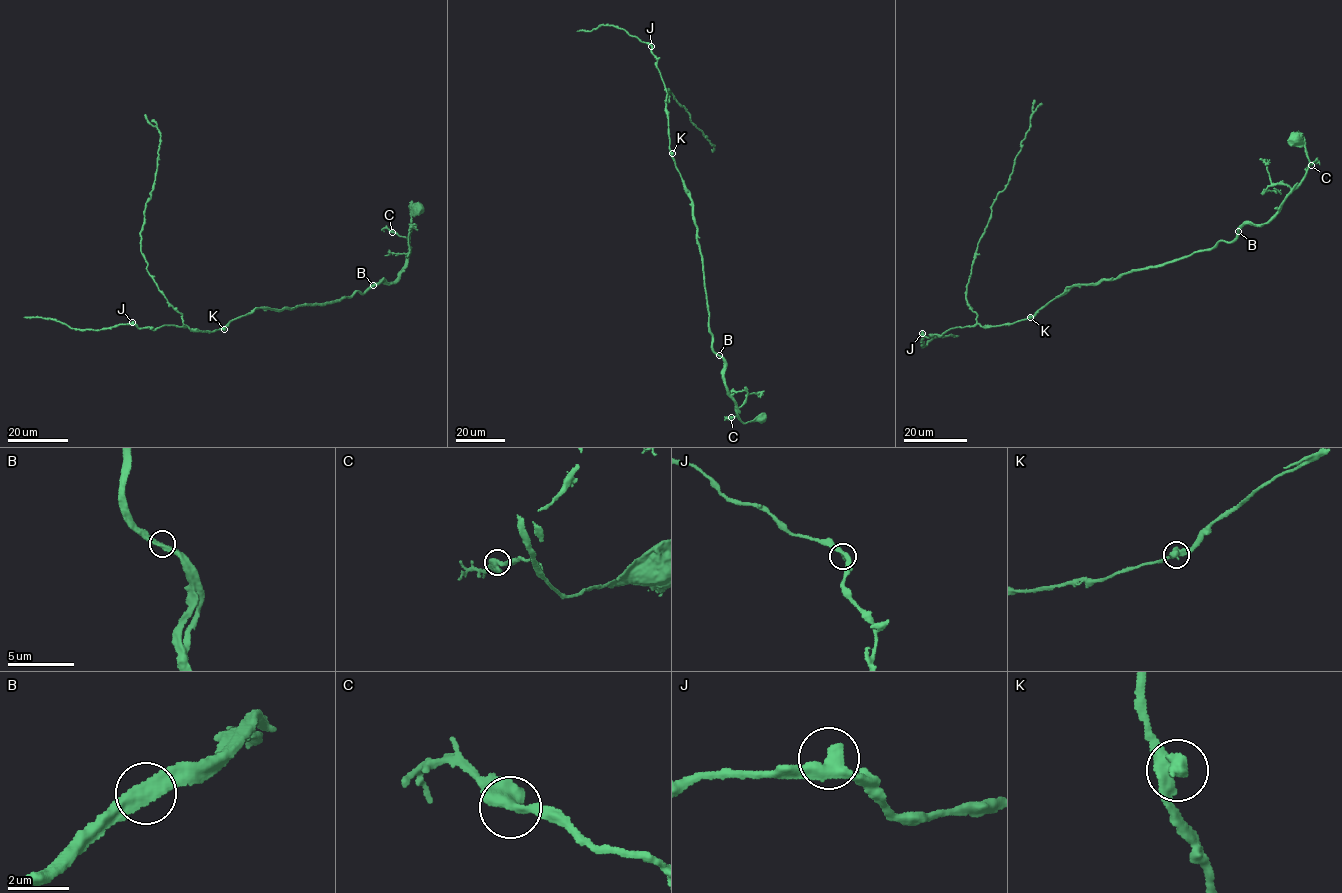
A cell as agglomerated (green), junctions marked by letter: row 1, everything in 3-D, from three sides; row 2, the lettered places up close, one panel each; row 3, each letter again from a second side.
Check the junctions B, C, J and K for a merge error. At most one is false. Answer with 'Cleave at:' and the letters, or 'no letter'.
Cleave at: B

